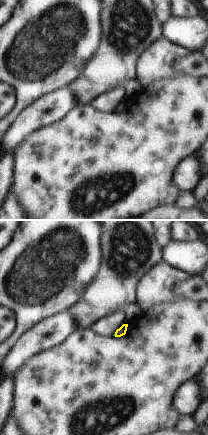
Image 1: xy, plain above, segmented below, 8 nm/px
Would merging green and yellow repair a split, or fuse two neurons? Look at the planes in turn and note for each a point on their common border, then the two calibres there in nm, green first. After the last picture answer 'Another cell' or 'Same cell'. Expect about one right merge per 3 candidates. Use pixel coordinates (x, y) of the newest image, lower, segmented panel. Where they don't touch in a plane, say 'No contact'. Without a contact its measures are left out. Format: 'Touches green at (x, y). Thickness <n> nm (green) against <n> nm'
No contact.

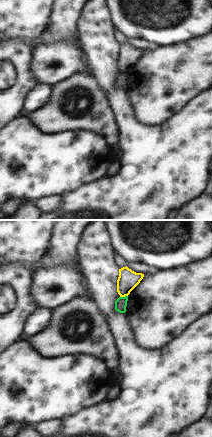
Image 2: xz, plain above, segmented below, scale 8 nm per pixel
Touches green at (123, 297). Thickness 100 nm (green) against 160 nm.

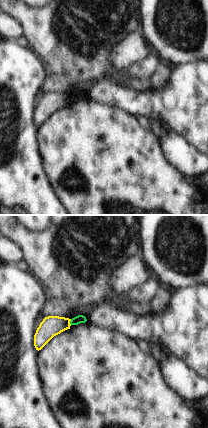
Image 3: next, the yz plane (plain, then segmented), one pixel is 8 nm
Touches green at (70, 322). Thickness 70 nm (green) against 160 nm.

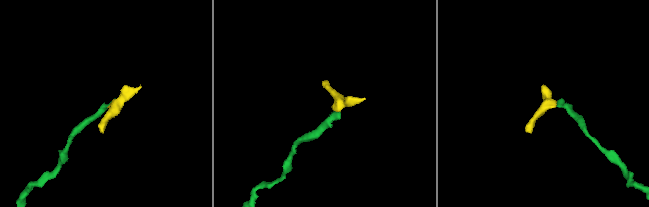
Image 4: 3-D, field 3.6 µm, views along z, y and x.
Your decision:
Another cell.

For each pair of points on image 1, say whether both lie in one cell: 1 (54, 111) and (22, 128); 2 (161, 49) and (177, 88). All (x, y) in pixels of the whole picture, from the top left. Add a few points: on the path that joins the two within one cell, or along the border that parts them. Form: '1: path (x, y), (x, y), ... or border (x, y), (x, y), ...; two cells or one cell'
1: path (46, 114), (38, 114), (30, 120); one cell
2: border (196, 76), (162, 78), (150, 84); two cells

